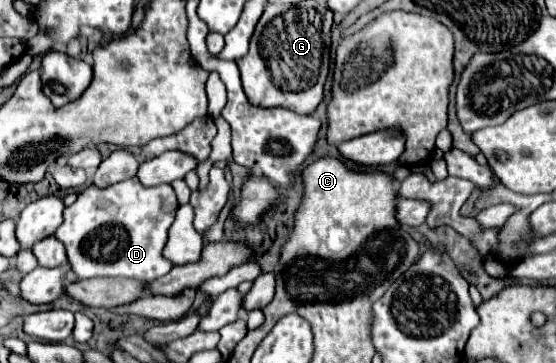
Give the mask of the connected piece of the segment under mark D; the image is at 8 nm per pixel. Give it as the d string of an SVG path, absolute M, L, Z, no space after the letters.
M137 177L127 181L115 183L107 189L99 189L97 185L89 185L83 189L73 205L65 209L65 221L55 231L55 237L65 245L67 259L71 269L79 279L93 279L93 277L135 277L141 281L155 281L171 271L171 263L163 259L161 251L167 243L169 227L173 225L177 199L171 185L155 185L145 187L139 185Z

